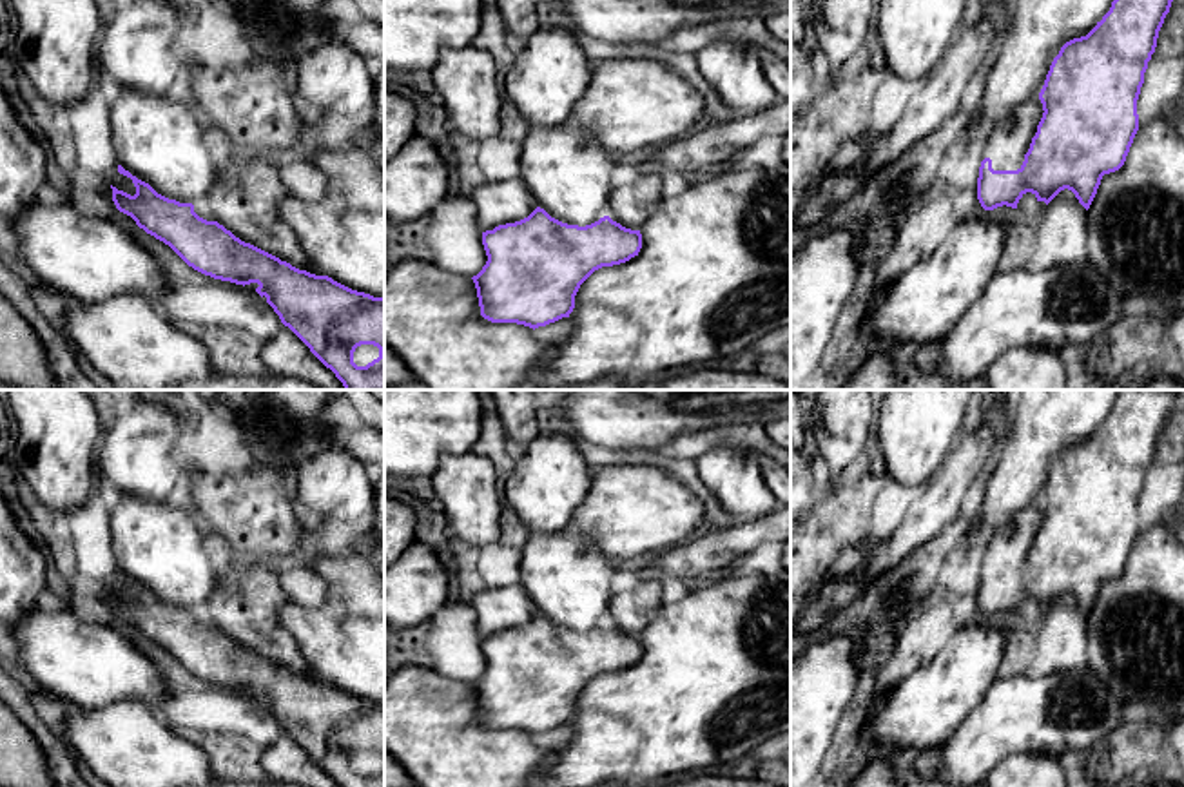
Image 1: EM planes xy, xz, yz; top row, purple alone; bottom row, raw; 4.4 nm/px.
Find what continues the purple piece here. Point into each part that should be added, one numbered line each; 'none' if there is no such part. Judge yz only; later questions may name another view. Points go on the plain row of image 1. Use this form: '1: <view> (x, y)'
1: yz (1007, 552)

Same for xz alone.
1: xz (504, 608)

